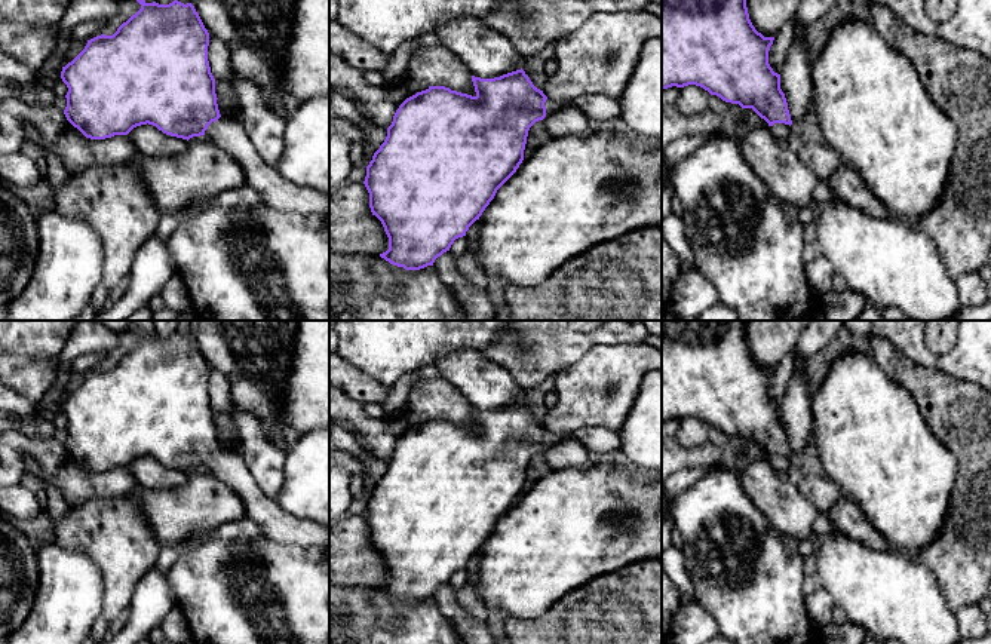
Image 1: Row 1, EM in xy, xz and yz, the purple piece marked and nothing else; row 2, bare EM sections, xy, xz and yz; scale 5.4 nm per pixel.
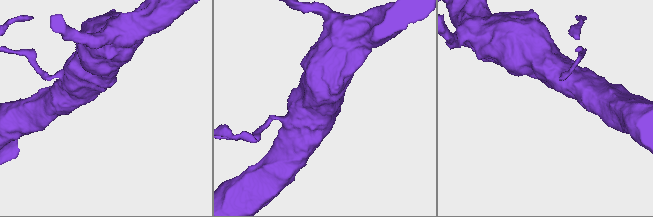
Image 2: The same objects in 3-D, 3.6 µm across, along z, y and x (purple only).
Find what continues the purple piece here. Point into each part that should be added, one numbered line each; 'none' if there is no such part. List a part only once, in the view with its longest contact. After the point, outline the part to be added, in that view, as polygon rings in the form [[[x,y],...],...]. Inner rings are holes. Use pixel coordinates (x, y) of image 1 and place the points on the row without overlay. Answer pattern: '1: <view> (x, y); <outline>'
1: xy (275, 523); [[[218,451],[205,463],[205,469],[230,485],[261,531],[280,543],[329,549],[329,528],[295,518],[282,510],[258,487],[240,454]]]

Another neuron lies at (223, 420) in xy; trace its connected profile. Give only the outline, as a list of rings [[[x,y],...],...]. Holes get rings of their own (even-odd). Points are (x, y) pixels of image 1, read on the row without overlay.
[[[215,413],[215,426],[217,426],[217,430],[227,429],[231,432],[233,453],[239,454],[240,453],[240,438],[239,438],[239,432],[236,429],[236,424],[231,415],[224,414],[224,413]]]

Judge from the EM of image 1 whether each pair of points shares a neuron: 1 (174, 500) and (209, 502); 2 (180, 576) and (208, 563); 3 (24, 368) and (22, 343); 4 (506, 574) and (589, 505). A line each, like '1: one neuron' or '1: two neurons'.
1: one neuron
2: one neuron
3: two neurons
4: one neuron

